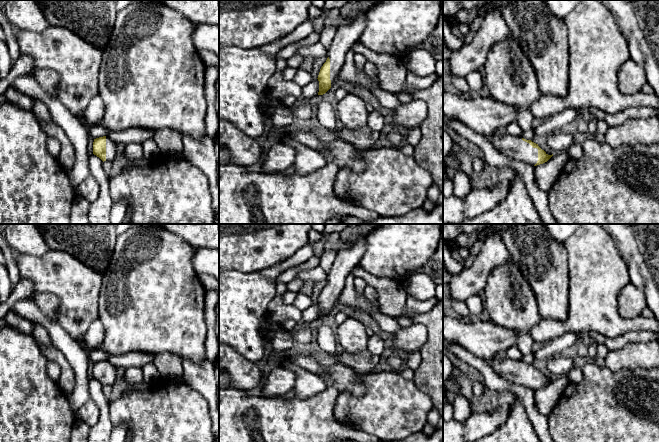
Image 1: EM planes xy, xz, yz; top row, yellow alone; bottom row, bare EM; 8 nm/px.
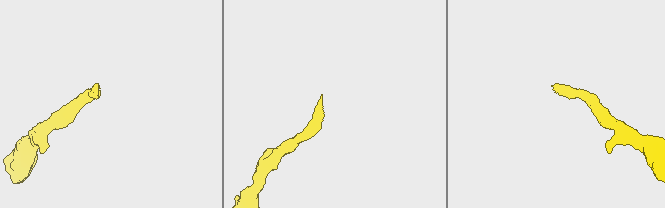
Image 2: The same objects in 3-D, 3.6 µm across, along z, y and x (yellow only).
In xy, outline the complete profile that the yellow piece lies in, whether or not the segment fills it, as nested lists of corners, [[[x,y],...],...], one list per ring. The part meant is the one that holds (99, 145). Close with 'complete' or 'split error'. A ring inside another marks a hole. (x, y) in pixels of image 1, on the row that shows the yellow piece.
[[[103,136],[94,139],[93,154],[99,157],[103,162],[114,162],[116,158],[117,146],[109,137]]]; split error

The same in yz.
[[[496,133],[488,136],[492,145],[503,155],[534,166],[547,162],[552,156],[542,150],[538,144],[521,136],[508,134],[499,136]]]; split error

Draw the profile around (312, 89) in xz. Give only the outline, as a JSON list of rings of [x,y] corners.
[[[313,79],[311,83],[302,87],[302,95],[300,98],[308,99],[318,95],[319,92],[319,81],[318,79]]]

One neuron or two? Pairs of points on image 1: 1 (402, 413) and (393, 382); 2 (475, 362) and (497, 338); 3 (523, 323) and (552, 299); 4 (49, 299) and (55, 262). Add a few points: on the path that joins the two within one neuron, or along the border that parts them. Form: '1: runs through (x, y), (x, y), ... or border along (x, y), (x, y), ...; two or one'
1: runs through (394, 405), (393, 390); one
2: border along (459, 344), (487, 360); two
3: border along (531, 288), (539, 314), (542, 317); two
4: border along (32, 294), (52, 293), (59, 301), (57, 315); two

